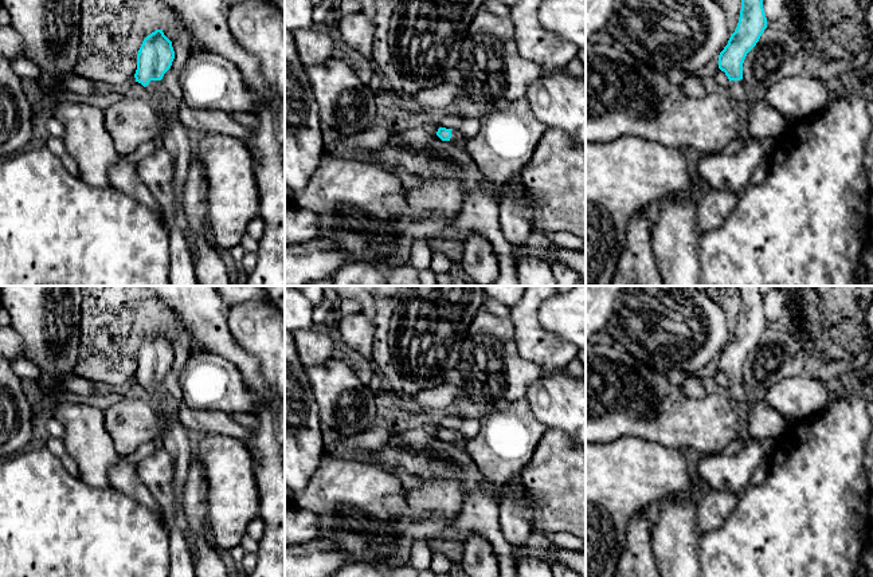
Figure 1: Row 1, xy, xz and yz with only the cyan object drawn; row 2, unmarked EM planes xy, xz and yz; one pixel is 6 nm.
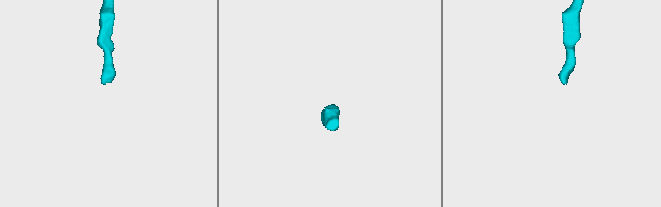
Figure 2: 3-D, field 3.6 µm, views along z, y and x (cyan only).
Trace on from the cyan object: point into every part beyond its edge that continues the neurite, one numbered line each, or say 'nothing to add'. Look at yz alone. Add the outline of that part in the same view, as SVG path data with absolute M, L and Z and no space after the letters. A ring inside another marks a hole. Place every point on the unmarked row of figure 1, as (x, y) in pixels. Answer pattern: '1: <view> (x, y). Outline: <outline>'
1: yz (738, 393). Outline: M741 380L729 382L728 396L735 404L748 403L751 399Z

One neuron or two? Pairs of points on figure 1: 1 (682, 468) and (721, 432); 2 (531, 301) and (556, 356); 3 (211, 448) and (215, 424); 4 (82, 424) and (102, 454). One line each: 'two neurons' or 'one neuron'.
1: two neurons
2: one neuron
3: two neurons
4: one neuron

